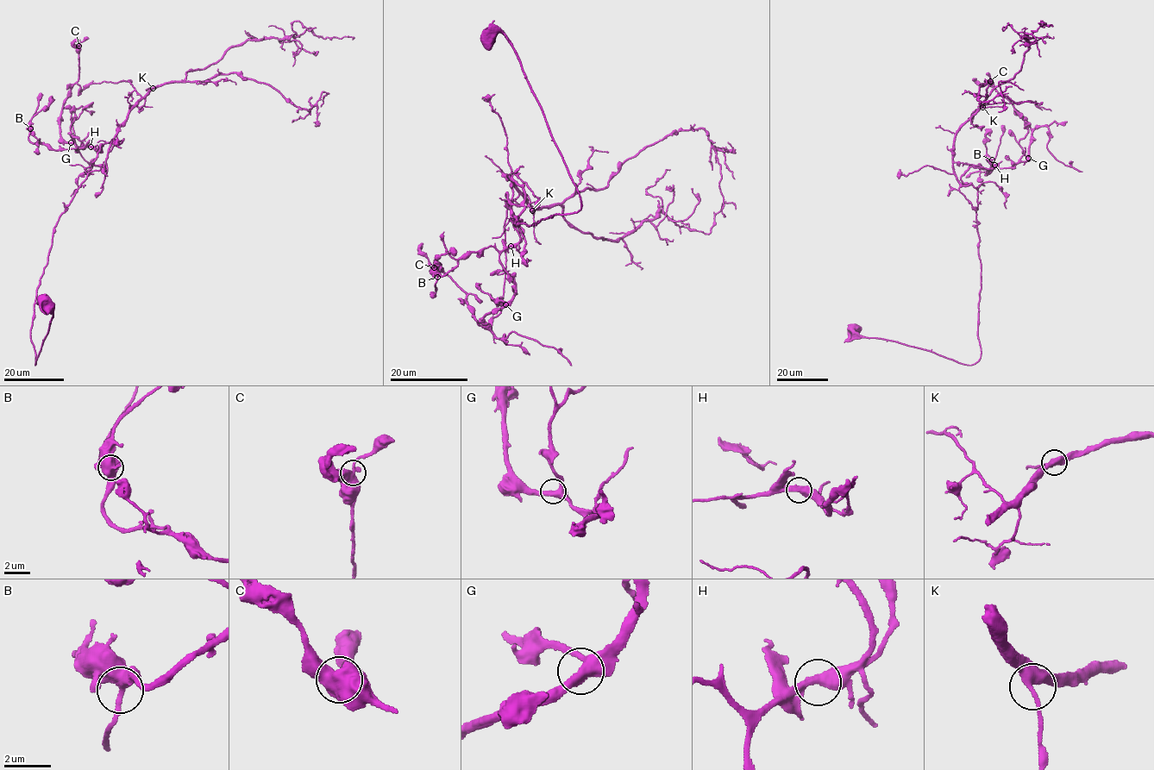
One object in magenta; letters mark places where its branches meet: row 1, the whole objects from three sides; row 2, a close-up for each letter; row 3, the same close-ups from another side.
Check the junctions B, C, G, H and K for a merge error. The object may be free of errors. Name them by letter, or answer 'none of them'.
none of them

